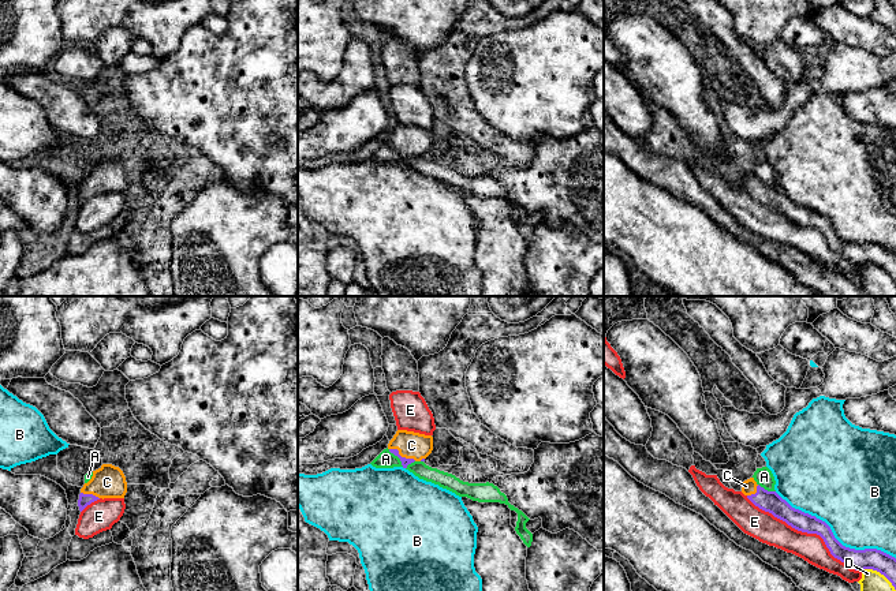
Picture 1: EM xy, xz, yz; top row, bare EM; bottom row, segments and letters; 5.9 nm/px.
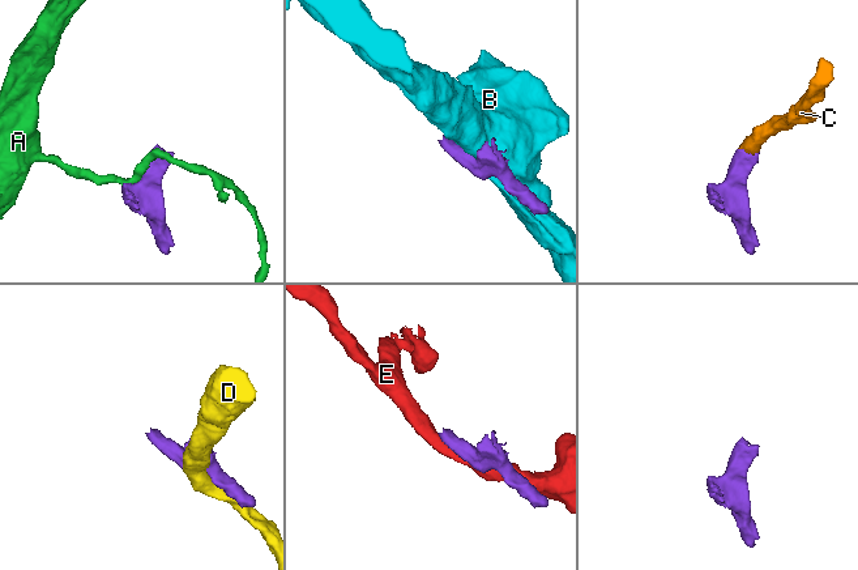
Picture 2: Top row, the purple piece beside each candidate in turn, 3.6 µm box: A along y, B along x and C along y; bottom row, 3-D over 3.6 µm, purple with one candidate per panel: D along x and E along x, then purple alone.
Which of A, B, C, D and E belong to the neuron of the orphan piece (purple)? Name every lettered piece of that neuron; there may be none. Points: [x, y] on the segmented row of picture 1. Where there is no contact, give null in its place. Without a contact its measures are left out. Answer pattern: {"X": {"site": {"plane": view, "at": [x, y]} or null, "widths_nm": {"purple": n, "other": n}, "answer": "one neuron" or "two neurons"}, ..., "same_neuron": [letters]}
{"A": {"site": {"plane": "xz", "at": [398, 456]}, "widths_nm": {"purple": 50, "other": 100}, "answer": "two neurons"}, "B": {"site": {"plane": "yz", "at": [833, 535]}, "widths_nm": {"purple": 130, "other": 460}, "answer": "two neurons"}, "C": {"site": {"plane": "xz", "at": [400, 456]}, "widths_nm": {"purple": 50, "other": 160}, "answer": "one neuron"}, "D": {"site": {"plane": "yz", "at": [880, 572]}, "widths_nm": {"purple": 130, "other": 130}, "answer": "two neurons"}, "E": {"site": {"plane": "yz", "at": [806, 531]}, "widths_nm": {"purple": 120, "other": 170}, "answer": "two neurons"}, "same_neuron": ["C"]}

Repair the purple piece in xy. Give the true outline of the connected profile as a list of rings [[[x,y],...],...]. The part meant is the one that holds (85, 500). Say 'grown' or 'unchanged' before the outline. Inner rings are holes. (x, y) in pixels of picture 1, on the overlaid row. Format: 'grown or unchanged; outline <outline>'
grown; outline [[[102,464],[81,489],[78,506],[82,512],[100,498],[124,498],[126,493],[127,482],[123,471],[112,464]]]

